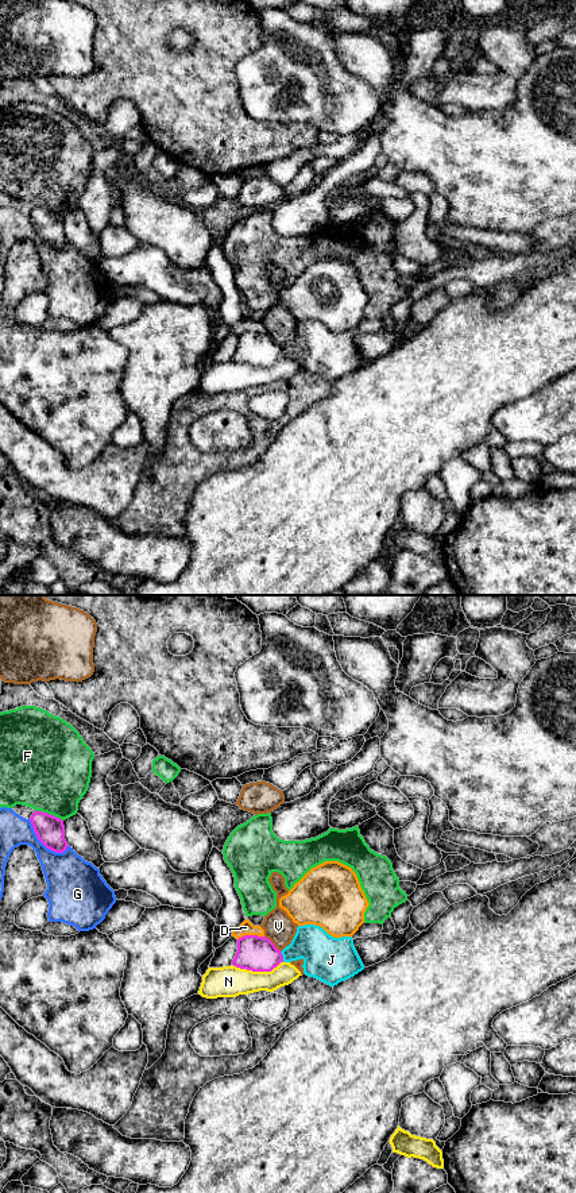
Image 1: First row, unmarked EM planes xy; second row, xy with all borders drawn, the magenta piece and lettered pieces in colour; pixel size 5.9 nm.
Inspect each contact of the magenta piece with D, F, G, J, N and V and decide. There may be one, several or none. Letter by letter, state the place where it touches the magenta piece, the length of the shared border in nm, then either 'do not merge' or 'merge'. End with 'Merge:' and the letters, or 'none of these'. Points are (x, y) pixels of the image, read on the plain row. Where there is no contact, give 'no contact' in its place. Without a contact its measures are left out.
D: contact xy (250, 331); length 160 nm; do not merge
F: contact xy (49, 209); length 180 nm; do not merge
G: contact xy (43, 239); length 300 nm; do not merge
J: contact xy (282, 352); length 70 nm; do not merge
N: contact xy (256, 366); length 300 nm; do not merge
V: contact xy (273, 339); length 140 nm; do not merge
Merge: none of these

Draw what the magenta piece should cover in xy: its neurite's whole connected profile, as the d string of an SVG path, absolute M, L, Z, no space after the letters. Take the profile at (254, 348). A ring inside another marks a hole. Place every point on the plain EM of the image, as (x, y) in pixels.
M244 331L237 335L233 362L252 367L271 367L281 358L283 351L268 333Z

